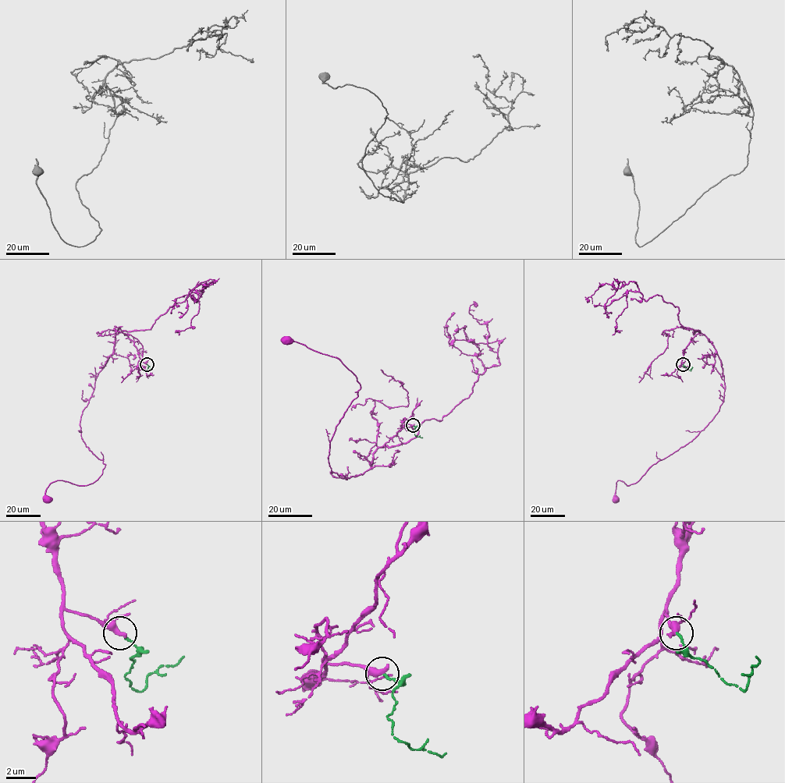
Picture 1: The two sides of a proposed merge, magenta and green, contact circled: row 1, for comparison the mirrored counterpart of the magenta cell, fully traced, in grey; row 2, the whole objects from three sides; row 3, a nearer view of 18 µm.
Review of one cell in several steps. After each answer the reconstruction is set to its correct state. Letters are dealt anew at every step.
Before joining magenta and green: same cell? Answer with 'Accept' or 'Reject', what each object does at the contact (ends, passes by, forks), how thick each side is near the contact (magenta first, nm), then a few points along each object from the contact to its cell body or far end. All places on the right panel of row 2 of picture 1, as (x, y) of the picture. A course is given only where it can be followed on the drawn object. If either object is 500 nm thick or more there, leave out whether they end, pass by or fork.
Accept. At the ring magenta passes by. At the ring green ends. Thickness 360 nm (magenta) against 160 nm. Course of magenta: (683, 364), (686, 347), (702, 333), (721, 362), (719, 409), (637, 481), (618, 480), (614, 500). Course of green: (683, 364), (690, 370), (692, 366)

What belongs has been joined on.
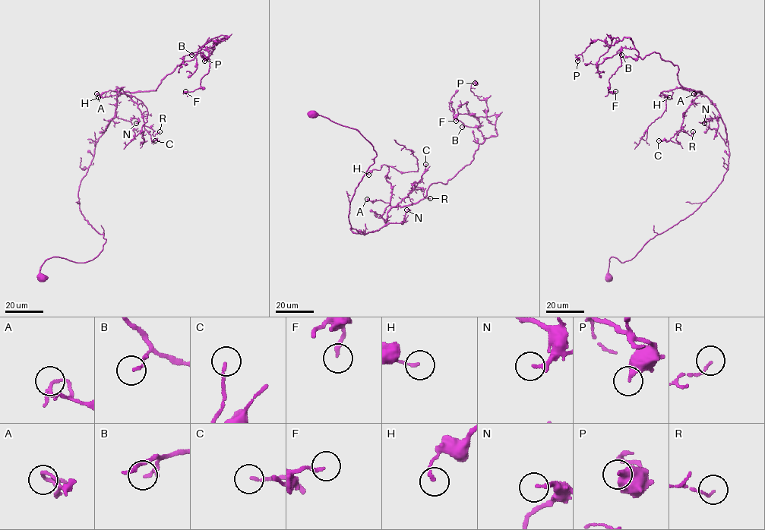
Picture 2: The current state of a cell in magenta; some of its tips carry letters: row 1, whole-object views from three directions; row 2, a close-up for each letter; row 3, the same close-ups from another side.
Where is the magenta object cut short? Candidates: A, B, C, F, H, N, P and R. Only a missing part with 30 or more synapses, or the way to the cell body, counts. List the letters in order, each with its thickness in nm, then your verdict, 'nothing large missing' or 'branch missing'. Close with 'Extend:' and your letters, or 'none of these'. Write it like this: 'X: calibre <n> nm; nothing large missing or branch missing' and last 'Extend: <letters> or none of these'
A: calibre 190 nm; nothing large missing
B: calibre 80 nm; nothing large missing
C: calibre 150 nm; nothing large missing
F: calibre 160 nm; nothing large missing
H: calibre 140 nm; nothing large missing
N: calibre 240 nm; nothing large missing
P: calibre 400 nm; nothing large missing
R: calibre 90 nm; nothing large missing
Extend: none of these

